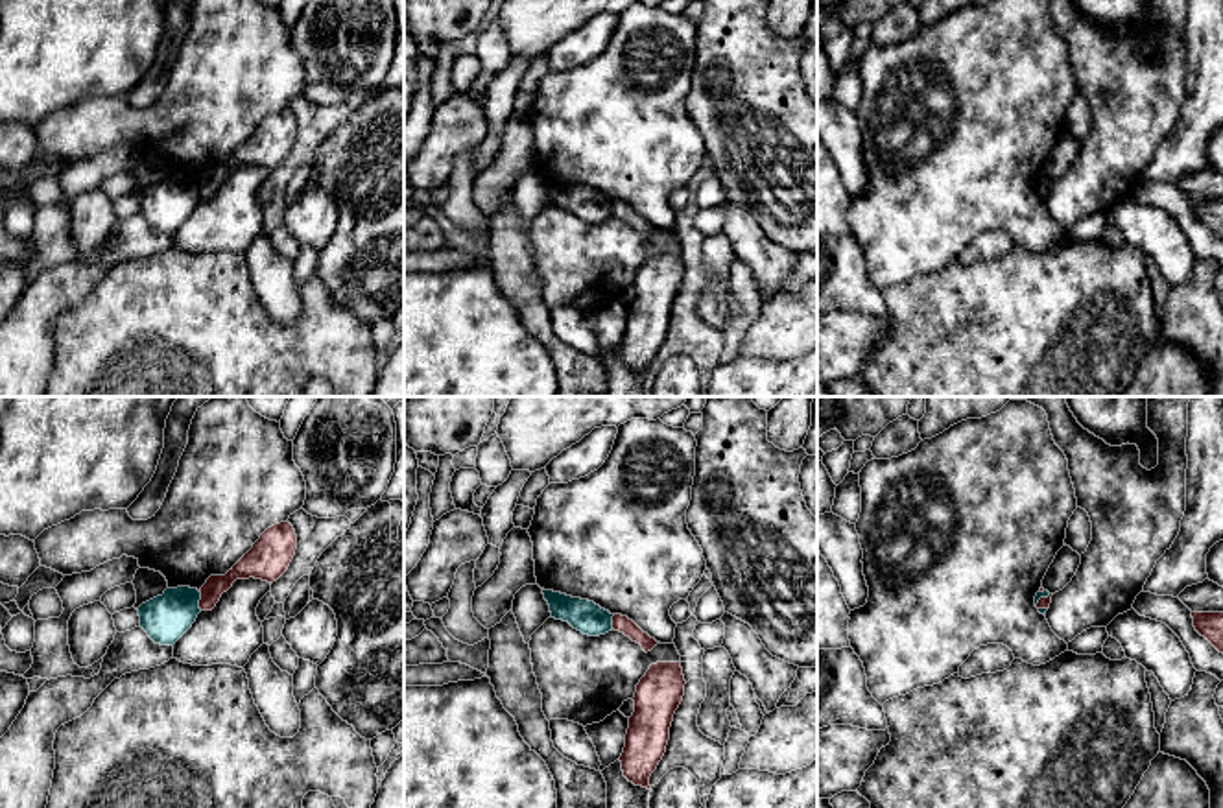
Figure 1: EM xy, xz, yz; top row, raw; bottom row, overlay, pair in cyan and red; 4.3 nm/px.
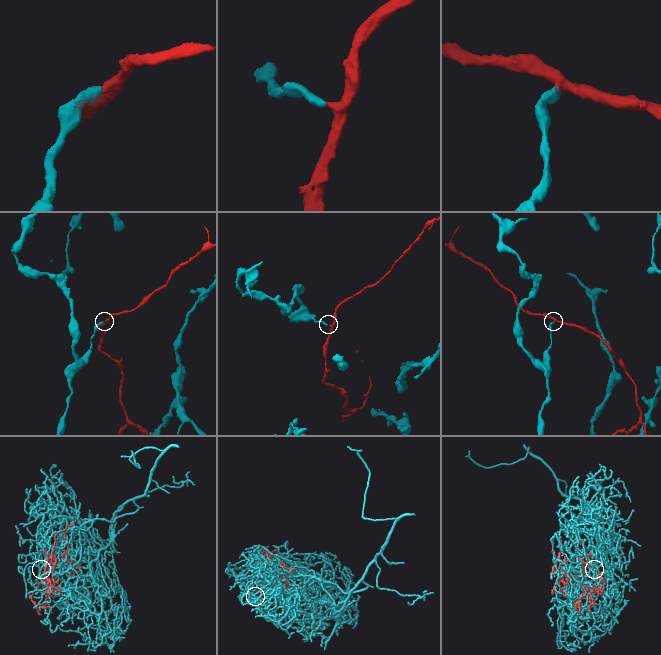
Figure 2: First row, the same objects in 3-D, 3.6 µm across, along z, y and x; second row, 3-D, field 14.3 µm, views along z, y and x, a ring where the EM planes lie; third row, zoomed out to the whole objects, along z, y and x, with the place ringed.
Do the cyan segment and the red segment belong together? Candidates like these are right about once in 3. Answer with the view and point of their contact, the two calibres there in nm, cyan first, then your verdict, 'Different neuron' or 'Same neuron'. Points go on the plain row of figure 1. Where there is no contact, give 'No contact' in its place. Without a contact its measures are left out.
Touches cyan at xy (200, 185). Thickness 200 nm (cyan) against 100 nm. Different neuron

